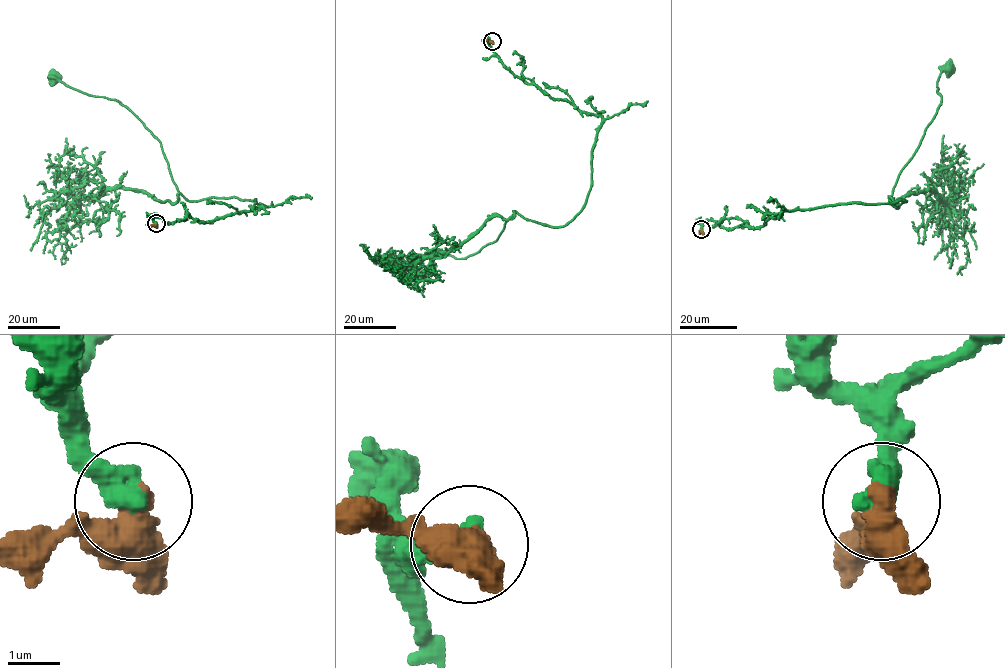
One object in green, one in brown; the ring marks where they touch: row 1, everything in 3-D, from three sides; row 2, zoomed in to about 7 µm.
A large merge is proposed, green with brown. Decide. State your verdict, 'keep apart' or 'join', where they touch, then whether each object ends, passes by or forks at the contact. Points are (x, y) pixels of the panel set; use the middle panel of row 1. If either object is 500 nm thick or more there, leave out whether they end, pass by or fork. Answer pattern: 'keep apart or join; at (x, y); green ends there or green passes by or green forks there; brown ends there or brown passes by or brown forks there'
join; at (492, 41)

